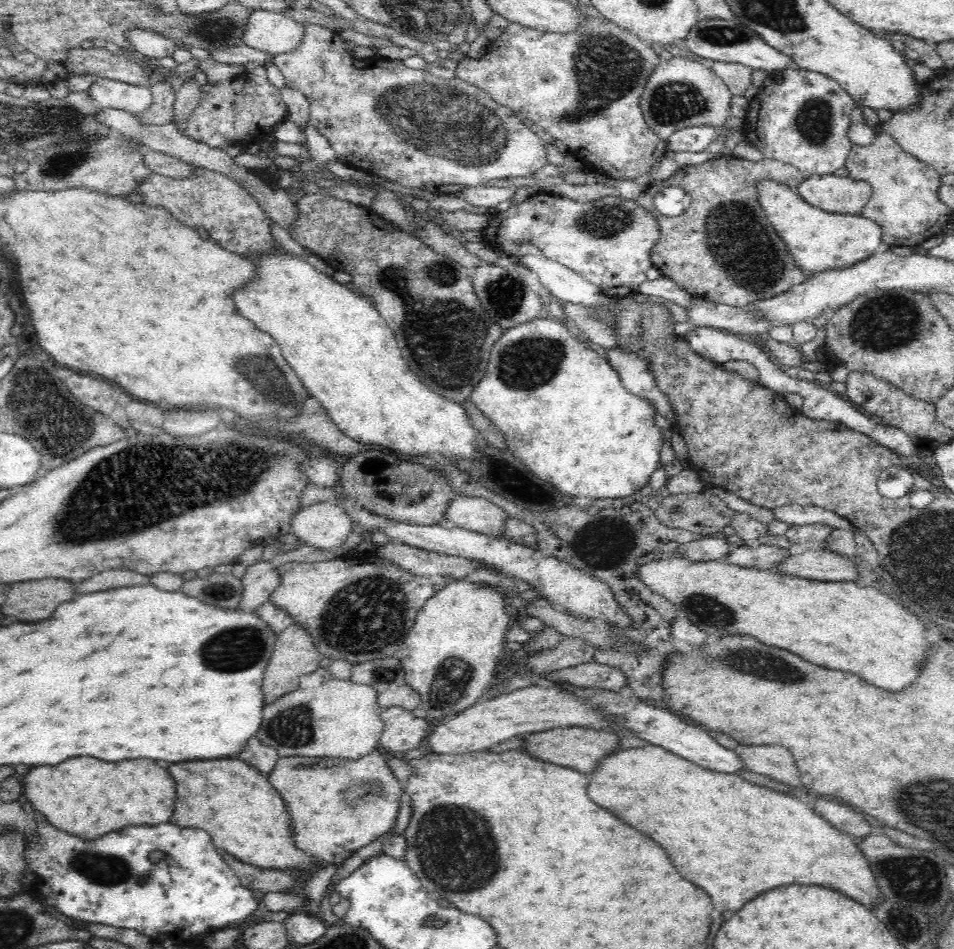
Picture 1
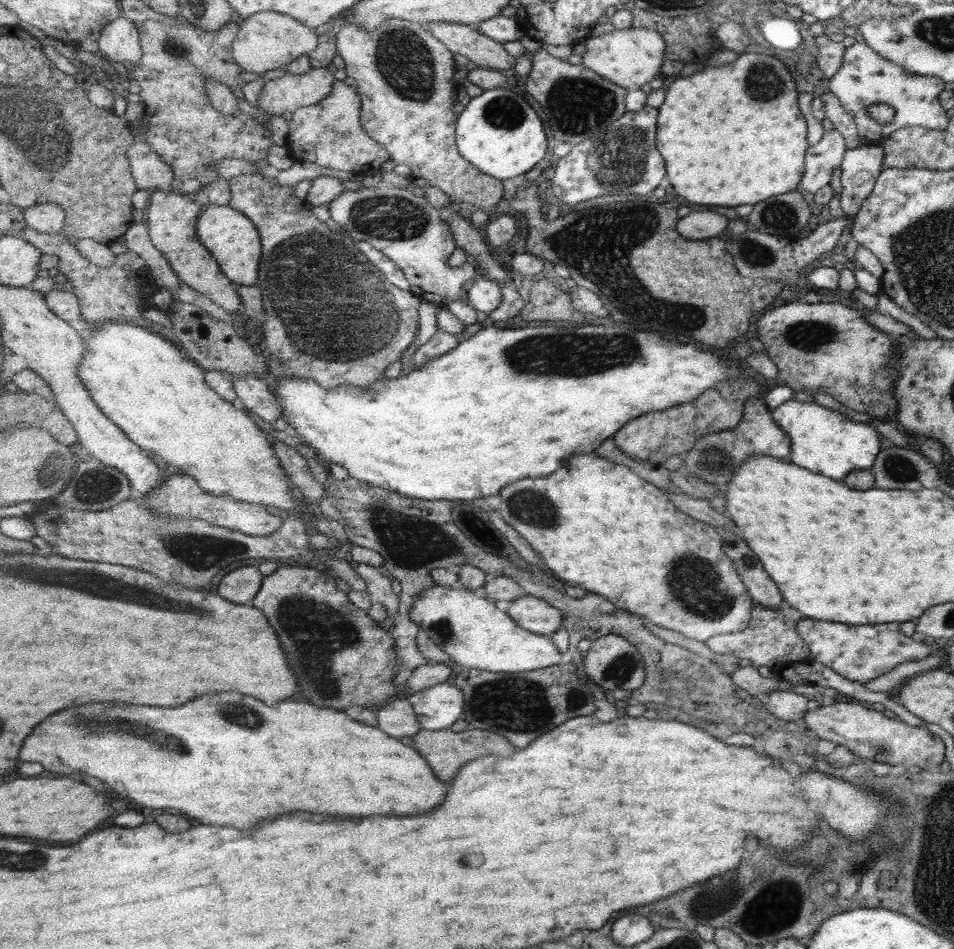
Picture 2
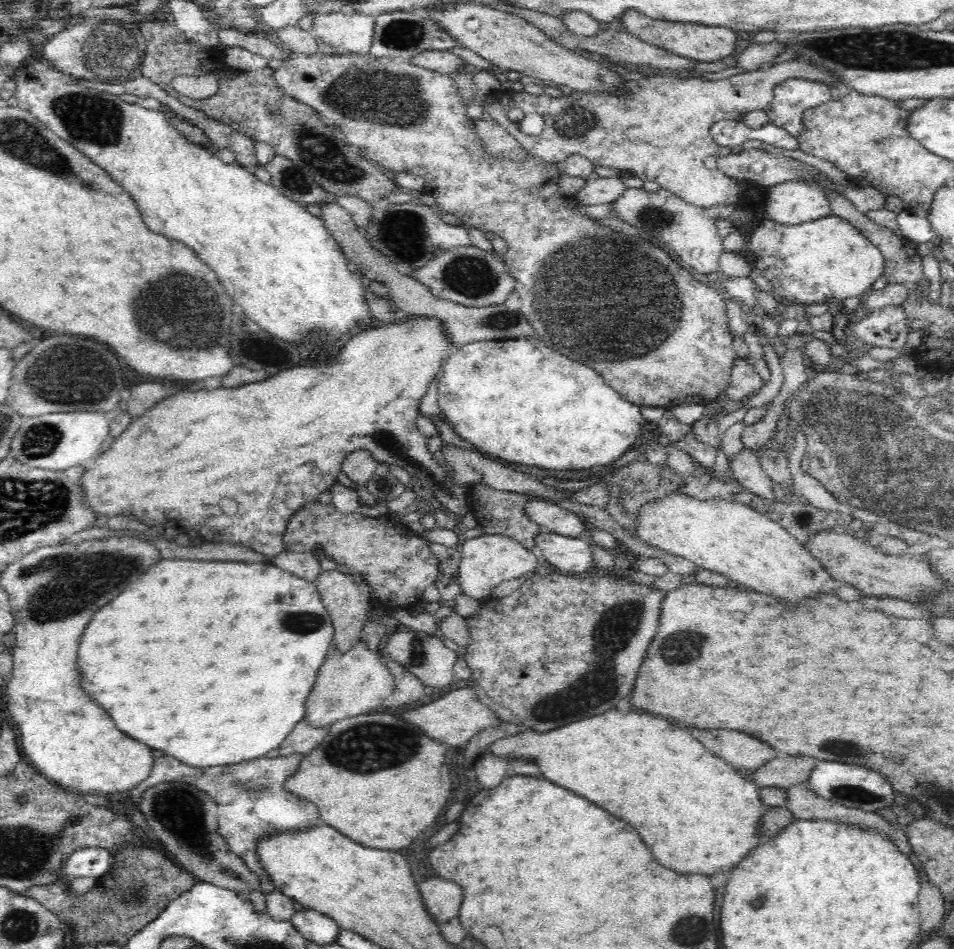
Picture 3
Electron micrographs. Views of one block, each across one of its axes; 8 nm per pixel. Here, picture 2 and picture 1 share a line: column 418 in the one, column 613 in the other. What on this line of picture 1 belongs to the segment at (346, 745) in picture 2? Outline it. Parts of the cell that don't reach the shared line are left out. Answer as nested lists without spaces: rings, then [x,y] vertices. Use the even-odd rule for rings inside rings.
[[[647,743],[642,748],[628,748],[628,750],[618,748],[611,753],[606,753],[599,758],[595,769],[588,777],[588,796],[590,796],[590,800],[594,804],[606,808],[608,812],[618,816],[626,824],[632,824],[634,828],[638,828],[638,830],[646,832],[650,838],[654,838],[668,852],[668,856],[672,856],[672,862],[676,864],[678,872],[686,880],[690,880],[692,884],[704,888],[704,892],[710,896],[714,908],[720,910],[720,912],[722,910],[736,912],[736,908],[742,908],[748,900],[752,900],[752,896],[758,896],[760,892],[764,892],[768,888],[776,888],[776,884],[828,884],[828,886],[832,884],[832,888],[840,888],[840,892],[848,892],[848,896],[852,896],[854,900],[858,900],[862,904],[868,904],[868,906],[877,903],[877,898],[880,896],[880,890],[875,883],[872,873],[870,873],[869,862],[861,855],[856,840],[840,833],[840,831],[826,822],[824,818],[816,816],[816,812],[812,808],[804,806],[796,796],[778,794],[774,790],[748,782],[741,775],[721,774],[721,772],[702,768],[691,760],[686,760],[684,757],[680,757],[668,749],[652,743]]]

